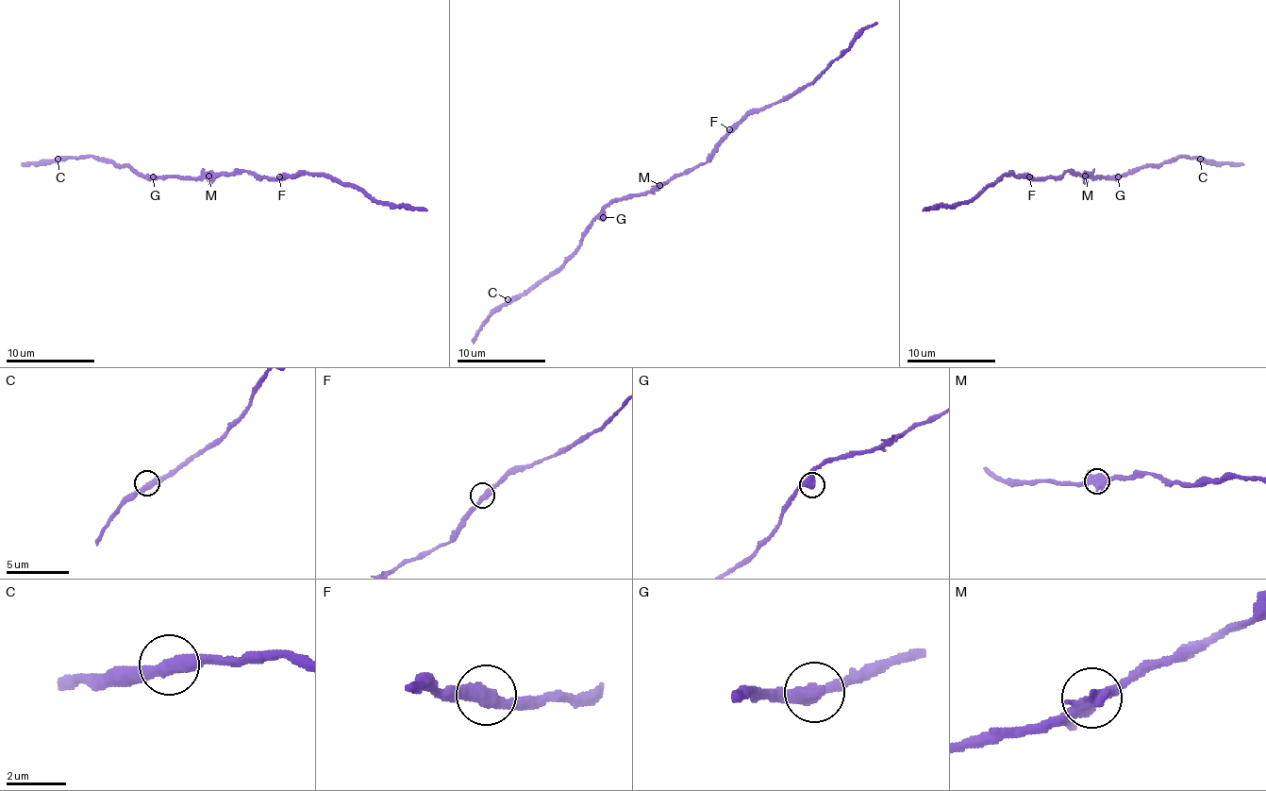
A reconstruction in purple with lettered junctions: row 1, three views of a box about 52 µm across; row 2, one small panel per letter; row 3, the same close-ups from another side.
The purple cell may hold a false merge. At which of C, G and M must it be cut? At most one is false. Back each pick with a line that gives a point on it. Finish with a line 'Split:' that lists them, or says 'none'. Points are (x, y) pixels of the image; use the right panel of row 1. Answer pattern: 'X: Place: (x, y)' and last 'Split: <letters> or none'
Split: none

